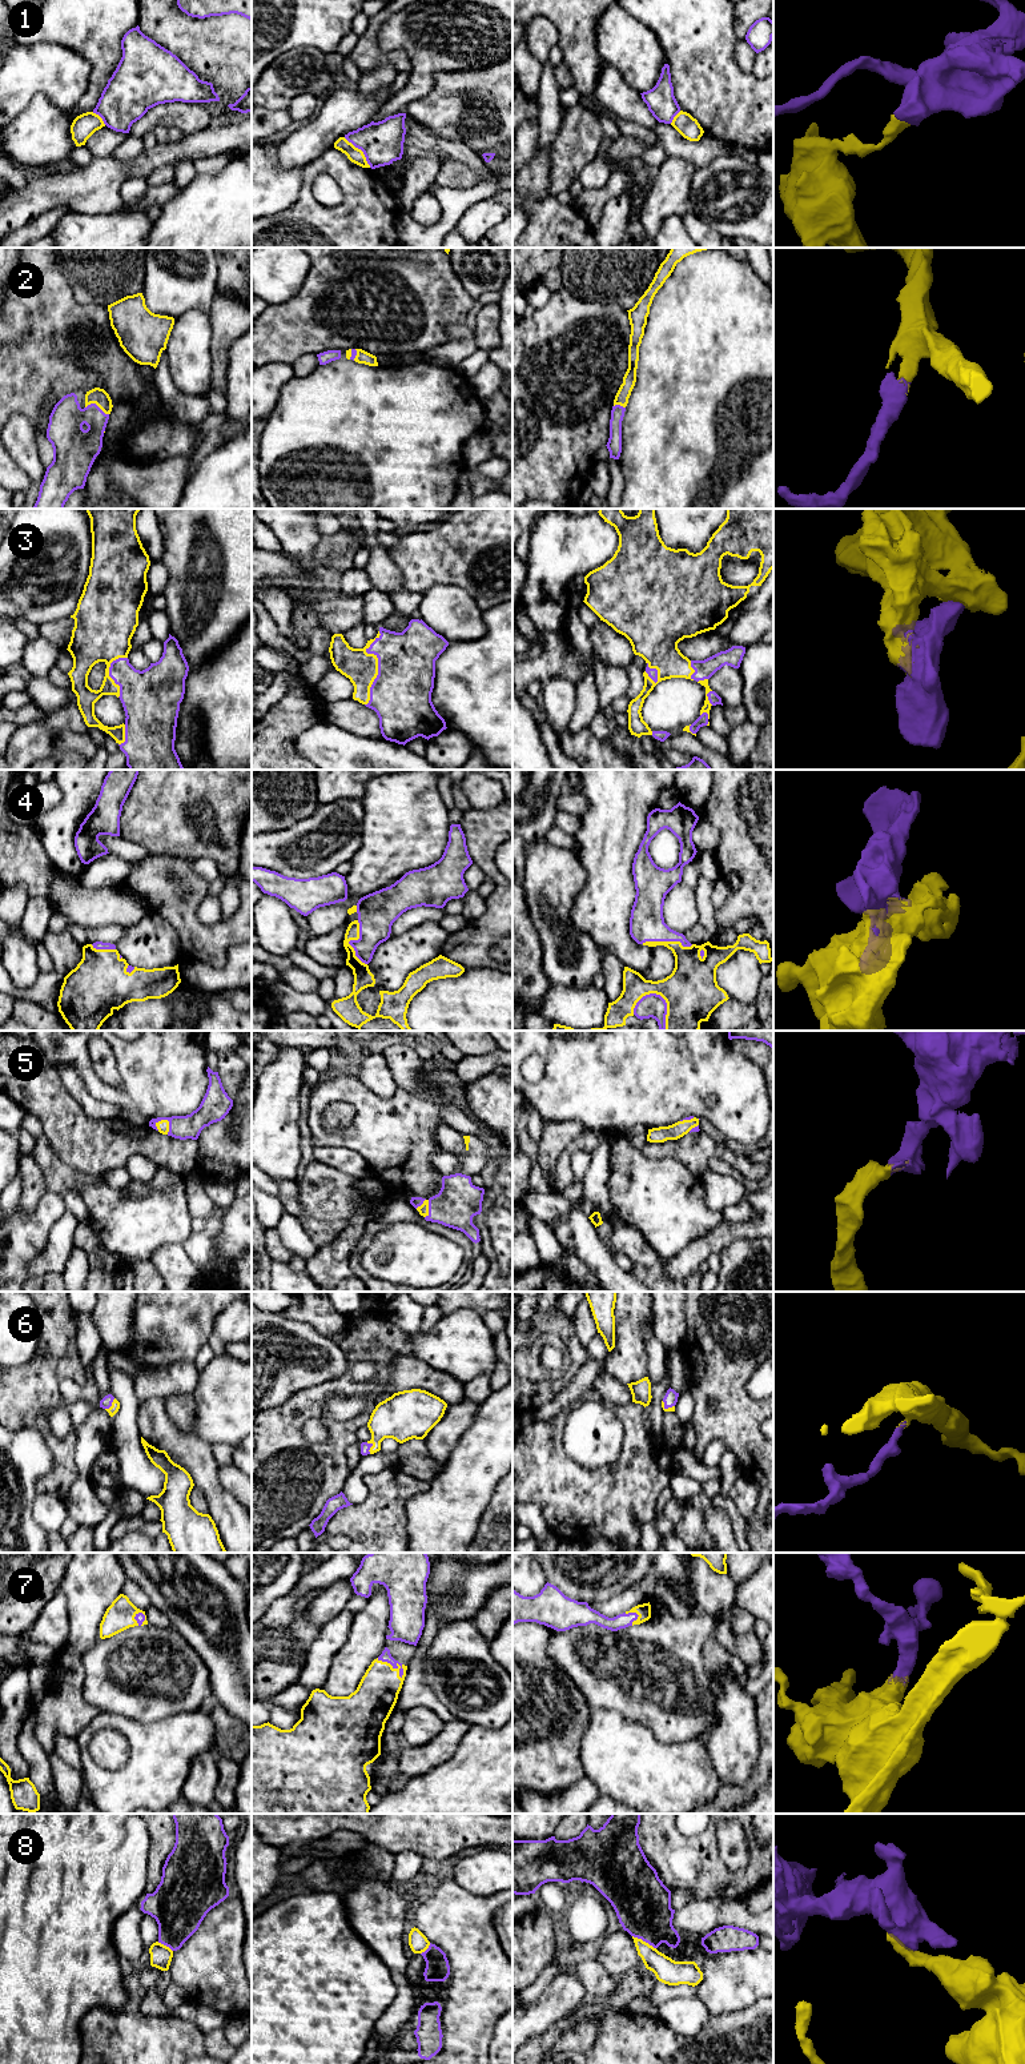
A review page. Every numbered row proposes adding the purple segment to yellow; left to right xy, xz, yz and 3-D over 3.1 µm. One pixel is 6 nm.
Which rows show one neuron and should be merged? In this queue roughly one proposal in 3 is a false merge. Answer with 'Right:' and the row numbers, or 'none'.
Right: 2, 3, 4, 5, 6, 7

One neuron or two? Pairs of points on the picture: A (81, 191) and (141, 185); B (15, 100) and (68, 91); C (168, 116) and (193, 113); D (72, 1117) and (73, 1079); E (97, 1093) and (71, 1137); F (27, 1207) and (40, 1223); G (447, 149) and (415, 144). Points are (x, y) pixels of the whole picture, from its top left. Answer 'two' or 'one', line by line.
A: two
B: one
C: one
D: two
E: two
F: two
G: one

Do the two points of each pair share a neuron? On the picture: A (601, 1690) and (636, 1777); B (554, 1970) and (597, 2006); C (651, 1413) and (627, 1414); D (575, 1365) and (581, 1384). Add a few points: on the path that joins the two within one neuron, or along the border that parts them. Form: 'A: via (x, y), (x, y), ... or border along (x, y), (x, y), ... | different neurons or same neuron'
A: border along (591, 1707), (615, 1710), (624, 1718), (638, 1722) | different neurons
B: border along (594, 1999), (609, 2002) | different neurons
C: border along (643, 1408), (644, 1429), (655, 1441) | different neurons
D: border along (590, 1357), (567, 1385) | different neurons

